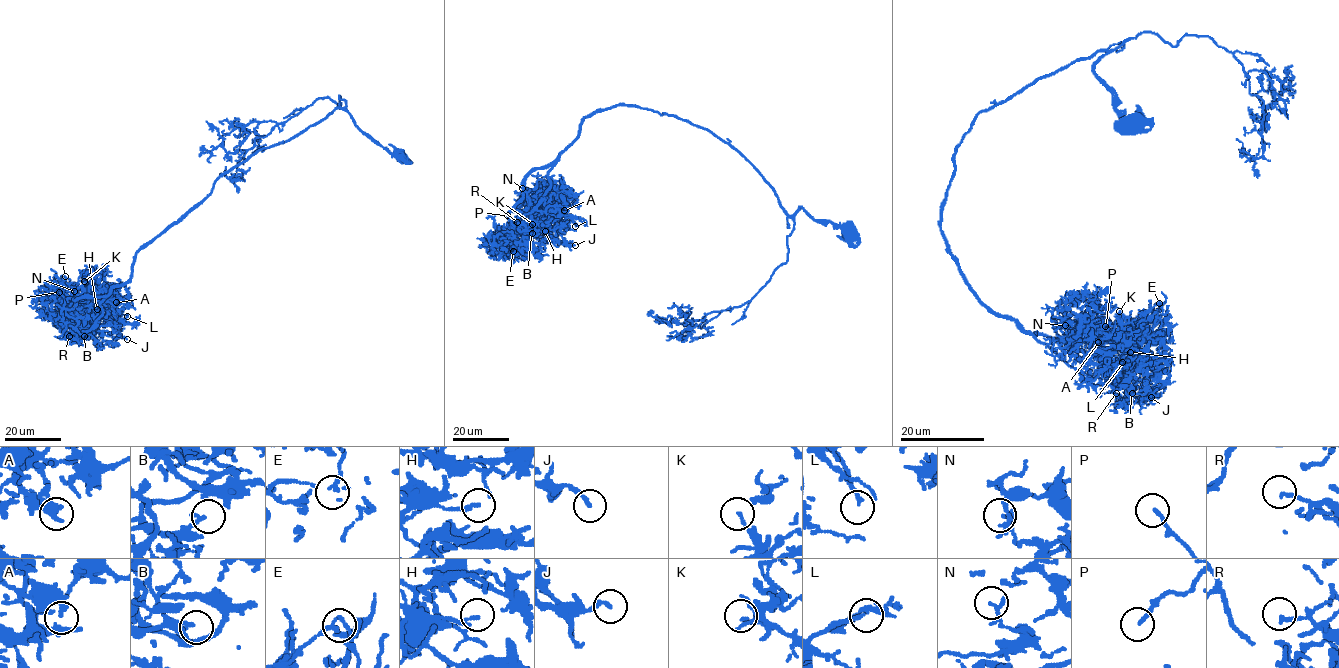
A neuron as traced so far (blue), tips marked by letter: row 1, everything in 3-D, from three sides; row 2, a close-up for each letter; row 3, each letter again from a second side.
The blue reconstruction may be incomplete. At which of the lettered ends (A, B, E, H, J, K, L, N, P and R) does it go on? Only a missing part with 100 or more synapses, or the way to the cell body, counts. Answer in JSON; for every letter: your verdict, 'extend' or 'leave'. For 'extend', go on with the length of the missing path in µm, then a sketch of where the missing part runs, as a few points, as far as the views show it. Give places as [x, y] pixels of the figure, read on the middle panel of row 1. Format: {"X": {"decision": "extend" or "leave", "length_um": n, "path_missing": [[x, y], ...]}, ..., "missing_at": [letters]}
{"A": {"decision": "leave"}, "B": {"decision": "extend", "length_um": 20, "path_missing": [[532, 233], [546, 247], [556, 250], [553, 246], [557, 239]]}, "E": {"decision": "leave"}, "H": {"decision": "leave"}, "J": {"decision": "leave"}, "K": {"decision": "leave"}, "L": {"decision": "leave"}, "N": {"decision": "leave"}, "P": {"decision": "extend", "length_um": 20, "path_missing": [[507, 215], [520, 226], [522, 235], [535, 242]]}, "R": {"decision": "leave"}, "missing_at": ["B", "P"]}

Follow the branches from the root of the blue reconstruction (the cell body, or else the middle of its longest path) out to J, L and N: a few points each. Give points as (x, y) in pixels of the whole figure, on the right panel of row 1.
J: (1130, 125), (1094, 70), (1106, 52), (1038, 77), (973, 121), (940, 226), (984, 304), (1120, 401), (1151, 397)
L: (1130, 125), (1094, 70), (1106, 52), (1038, 77), (973, 121), (940, 221), (994, 312), (1090, 376), (1122, 362)
N: (1130, 125), (1096, 51), (982, 110), (954, 156), (940, 226), (968, 288), (1023, 333), (1100, 343), (1065, 325)

